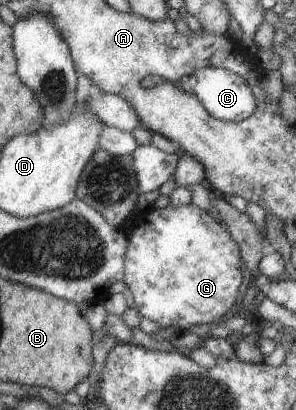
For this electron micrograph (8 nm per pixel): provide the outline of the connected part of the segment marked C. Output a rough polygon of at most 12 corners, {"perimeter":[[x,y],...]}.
{"perimeter":[[214,67],[184,77],[214,118],[239,123],[256,99],[240,75]]}

